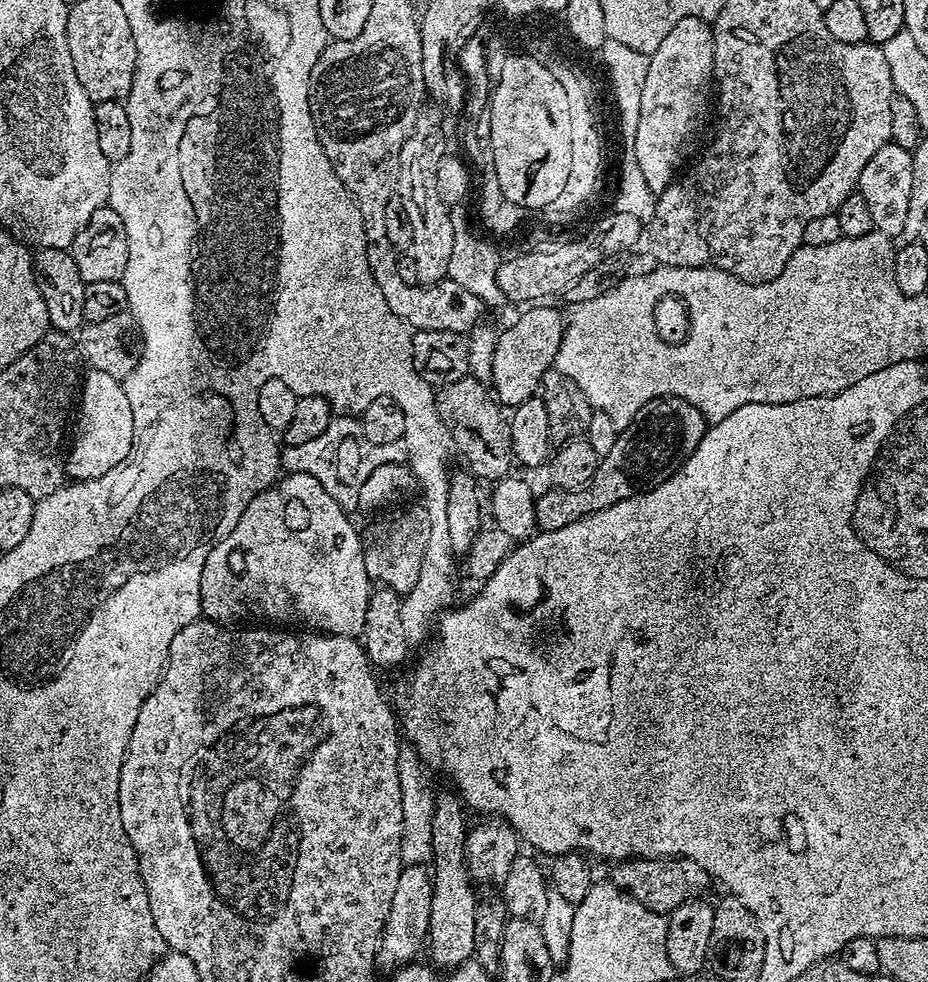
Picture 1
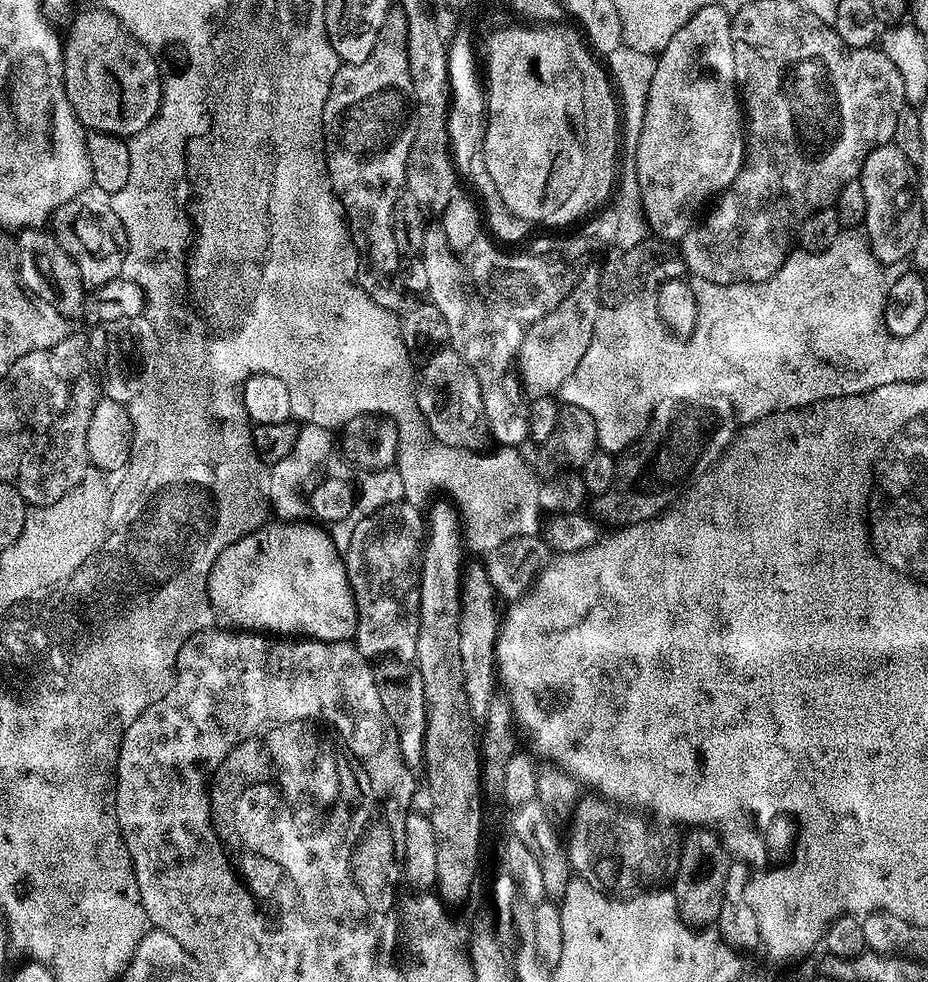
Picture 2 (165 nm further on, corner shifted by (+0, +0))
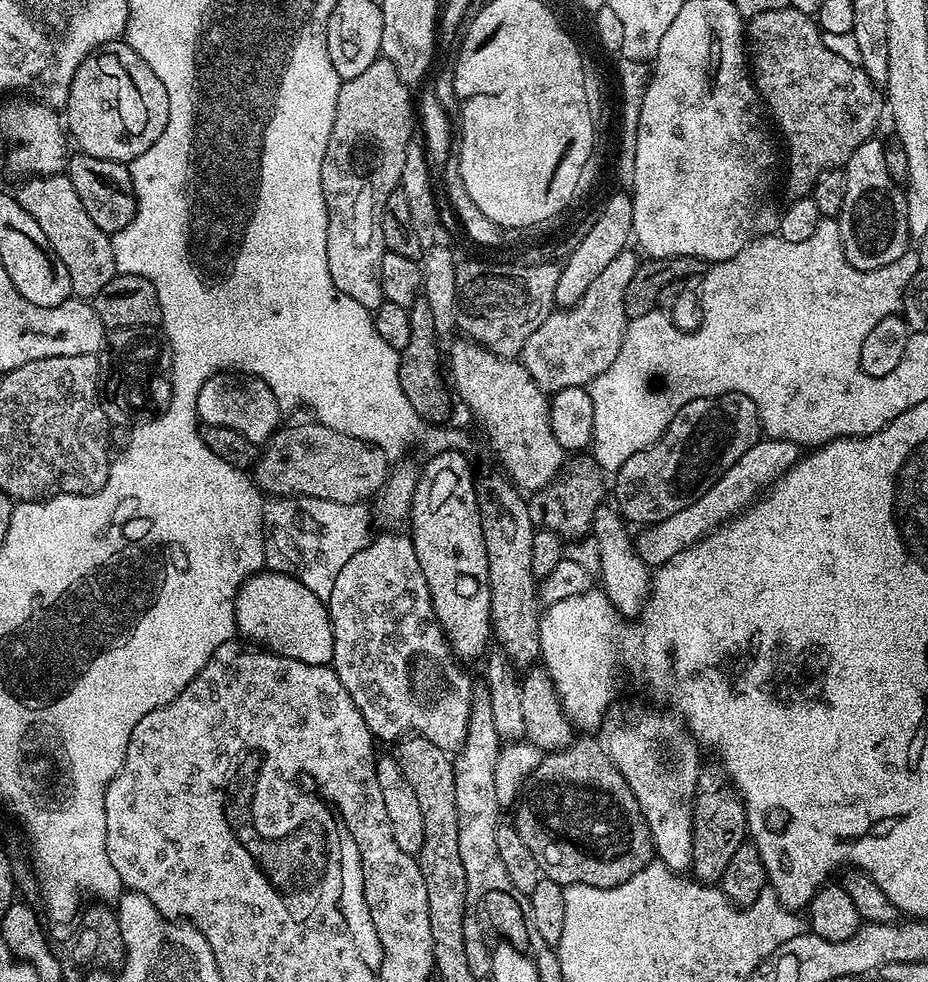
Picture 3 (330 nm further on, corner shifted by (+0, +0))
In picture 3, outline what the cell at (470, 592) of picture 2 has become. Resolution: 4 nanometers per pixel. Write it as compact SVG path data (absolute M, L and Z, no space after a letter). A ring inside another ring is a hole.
M480 690L472 697L470 722L464 744L454 756L454 802L458 802L458 854L462 854L462 866L466 869L466 890L471 899L484 898L485 892L505 891L517 895L515 886L498 858L496 831L502 823L502 809L498 794L494 794L494 766L498 766L498 754L502 747L501 729L490 714L490 698Z

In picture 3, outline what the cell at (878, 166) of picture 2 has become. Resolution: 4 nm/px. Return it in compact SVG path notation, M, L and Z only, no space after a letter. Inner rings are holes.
M873 138L862 142L854 154L850 154L847 164L843 165L844 201L838 217L840 237L844 243L844 253L858 270L882 270L890 262L904 260L910 237L906 222L905 189L890 178L886 170L884 144Z

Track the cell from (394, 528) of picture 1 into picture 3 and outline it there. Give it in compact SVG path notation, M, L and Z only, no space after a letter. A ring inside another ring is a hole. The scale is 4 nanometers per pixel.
M388 532L385 536L369 539L366 545L358 550L346 566L339 571L338 578L335 579L334 590L326 599L328 606L328 617L332 623L332 633L334 634L334 654L332 655L331 667L335 668L340 681L346 686L346 690L354 698L358 710L364 716L364 721L368 724L369 730L373 737L384 740L399 741L405 734L415 734L424 736L434 746L445 750L458 750L464 744L466 730L470 722L470 710L472 709L472 697L474 687L472 680L468 677L468 672L463 663L457 660L456 655L452 652L452 647L448 644L448 639L444 637L444 631L440 628L440 623L436 620L434 606L430 598L430 590L426 578L422 574L422 566L418 562L418 554L412 545L411 535L400 532Z

